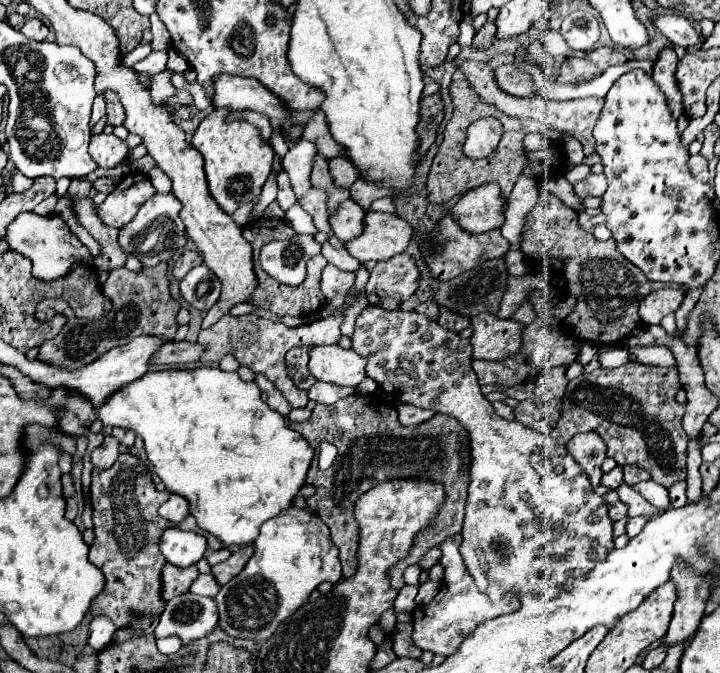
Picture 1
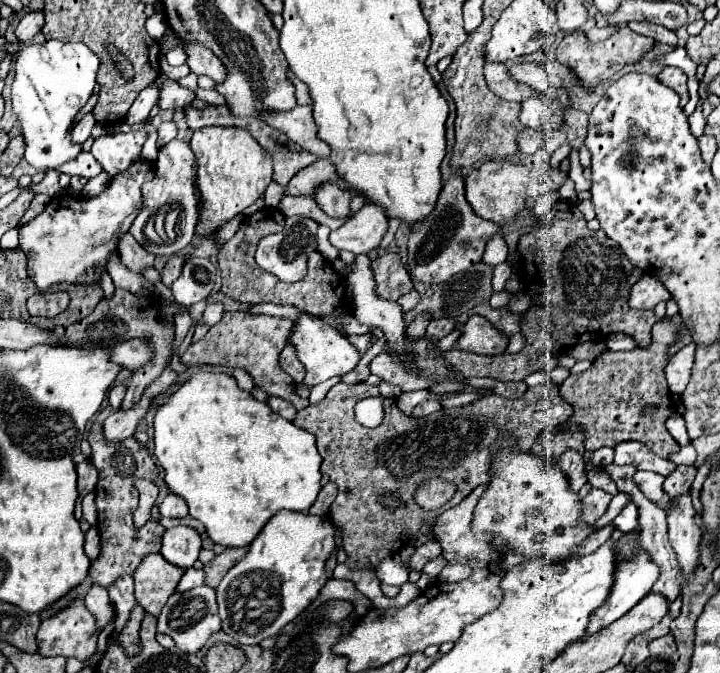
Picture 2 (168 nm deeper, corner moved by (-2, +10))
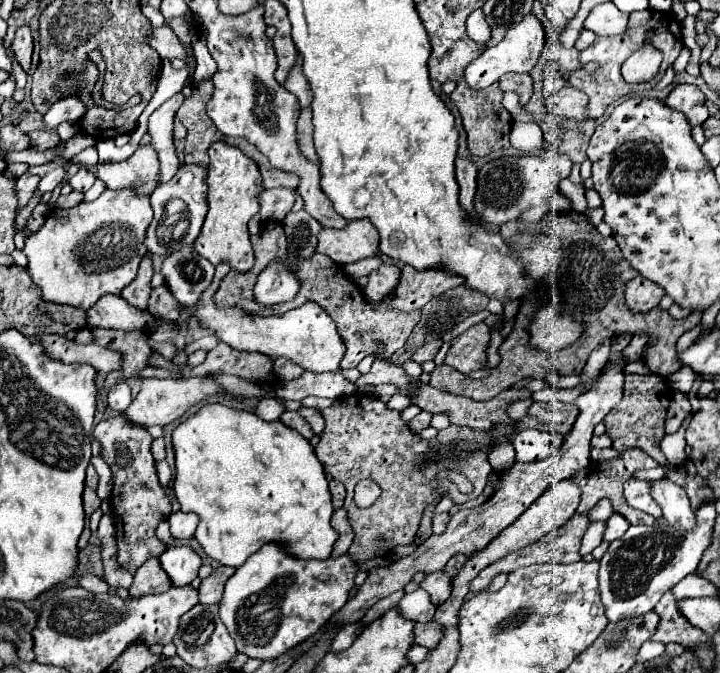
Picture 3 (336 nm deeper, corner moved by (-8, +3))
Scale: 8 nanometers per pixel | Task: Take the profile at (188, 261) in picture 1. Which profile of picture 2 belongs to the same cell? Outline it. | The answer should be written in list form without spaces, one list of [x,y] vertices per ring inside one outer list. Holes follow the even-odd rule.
[[[175,254],[175,256],[171,256],[171,258],[167,260],[165,268],[161,270],[161,282],[163,282],[165,286],[171,286],[171,284],[175,282],[175,278],[181,274],[183,262],[185,262],[185,256],[179,256],[179,254]]]

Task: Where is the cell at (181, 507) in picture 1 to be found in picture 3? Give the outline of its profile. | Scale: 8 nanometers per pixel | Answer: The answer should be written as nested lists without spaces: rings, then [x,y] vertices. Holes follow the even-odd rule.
[[[177,511],[177,513],[171,513],[171,517],[167,521],[171,525],[173,537],[177,537],[177,539],[189,539],[195,533],[195,527],[197,527],[199,517],[195,513]]]

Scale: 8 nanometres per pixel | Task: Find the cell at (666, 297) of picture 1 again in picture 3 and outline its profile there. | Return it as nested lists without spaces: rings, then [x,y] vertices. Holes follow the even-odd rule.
[[[641,275],[631,279],[625,285],[625,301],[633,313],[647,313],[647,311],[655,309],[663,295],[665,295],[665,291],[659,285],[655,285],[653,281],[647,281]]]

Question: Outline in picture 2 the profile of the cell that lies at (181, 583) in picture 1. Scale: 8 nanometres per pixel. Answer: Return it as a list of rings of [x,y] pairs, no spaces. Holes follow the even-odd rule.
[[[149,554],[133,572],[135,600],[153,616],[161,614],[169,594],[175,592],[183,570],[165,562],[161,554]]]

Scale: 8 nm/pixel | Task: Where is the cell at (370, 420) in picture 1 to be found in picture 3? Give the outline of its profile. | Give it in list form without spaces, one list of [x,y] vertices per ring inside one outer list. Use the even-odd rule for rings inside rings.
[[[353,393],[349,397],[335,399],[333,405],[323,411],[325,429],[319,445],[315,447],[315,453],[319,461],[325,465],[327,475],[335,481],[341,481],[347,489],[345,511],[355,533],[355,539],[349,547],[349,557],[355,563],[363,563],[377,557],[387,557],[397,545],[413,543],[423,511],[433,501],[431,489],[435,477],[441,471],[449,469],[463,473],[473,483],[473,493],[465,499],[475,499],[483,493],[487,475],[493,471],[489,463],[489,453],[495,447],[495,443],[511,443],[515,433],[529,427],[567,435],[577,415],[579,411],[575,405],[567,407],[557,401],[547,401],[547,403],[535,401],[529,407],[527,415],[515,421],[513,425],[499,423],[493,425],[489,431],[449,425],[447,429],[439,431],[435,439],[425,441],[411,433],[407,423],[401,419],[399,411],[389,409],[379,397],[371,393],[369,395]],[[365,477],[373,479],[381,487],[381,495],[373,503],[373,507],[359,509],[353,501],[353,489],[355,483]]]

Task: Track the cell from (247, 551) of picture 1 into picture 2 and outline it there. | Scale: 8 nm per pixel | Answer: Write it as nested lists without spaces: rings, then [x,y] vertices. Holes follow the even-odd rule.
[[[227,548],[219,556],[215,556],[209,564],[203,566],[205,584],[215,588],[221,582],[221,578],[227,574],[227,570],[245,556],[245,552],[247,552],[247,548]]]

